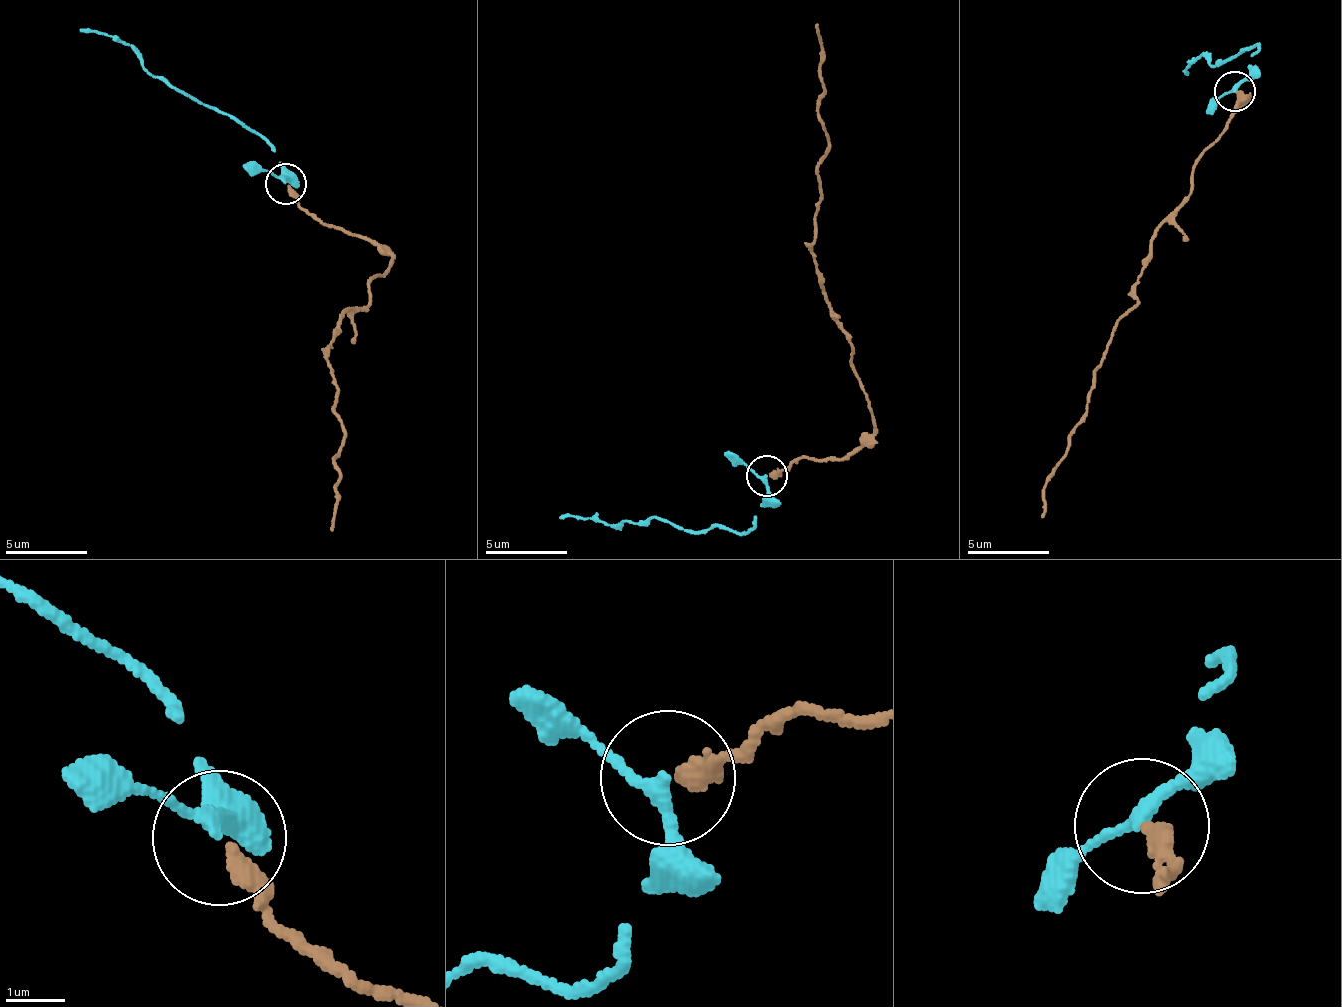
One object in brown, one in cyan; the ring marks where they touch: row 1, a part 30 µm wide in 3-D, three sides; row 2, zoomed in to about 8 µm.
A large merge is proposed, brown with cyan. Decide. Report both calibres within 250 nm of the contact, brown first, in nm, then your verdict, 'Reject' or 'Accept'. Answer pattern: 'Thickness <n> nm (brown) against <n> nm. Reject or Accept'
Thickness 320 nm (brown) against 190 nm. Accept

